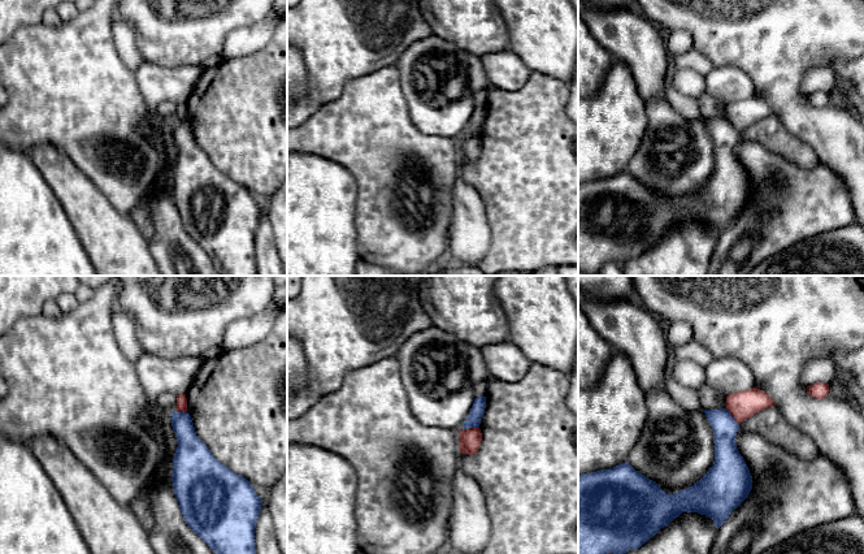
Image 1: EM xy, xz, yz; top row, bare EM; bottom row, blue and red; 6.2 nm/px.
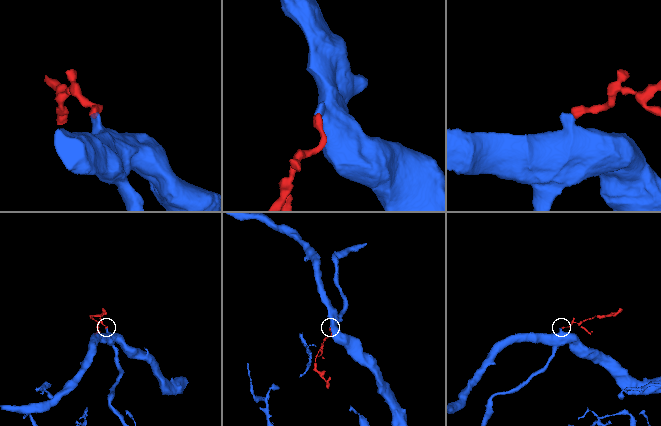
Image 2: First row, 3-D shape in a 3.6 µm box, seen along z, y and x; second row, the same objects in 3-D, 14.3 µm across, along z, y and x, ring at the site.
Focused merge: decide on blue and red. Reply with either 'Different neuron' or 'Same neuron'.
Different neuron

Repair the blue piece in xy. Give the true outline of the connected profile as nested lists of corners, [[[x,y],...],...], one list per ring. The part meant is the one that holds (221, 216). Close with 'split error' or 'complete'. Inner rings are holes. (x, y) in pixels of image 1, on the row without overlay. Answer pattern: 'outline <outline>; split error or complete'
outline [[[172,121],[178,155],[173,166],[173,199],[186,233],[216,261],[221,276],[257,276],[255,237],[262,208],[252,192],[218,170],[196,144],[188,121]]]; complete

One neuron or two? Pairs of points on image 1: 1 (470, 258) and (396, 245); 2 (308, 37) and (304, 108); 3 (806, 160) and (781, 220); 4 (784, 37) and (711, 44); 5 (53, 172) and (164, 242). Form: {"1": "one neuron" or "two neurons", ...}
{"1": "two neurons", "2": "one neuron", "3": "two neurons", "4": "one neuron", "5": "two neurons"}

